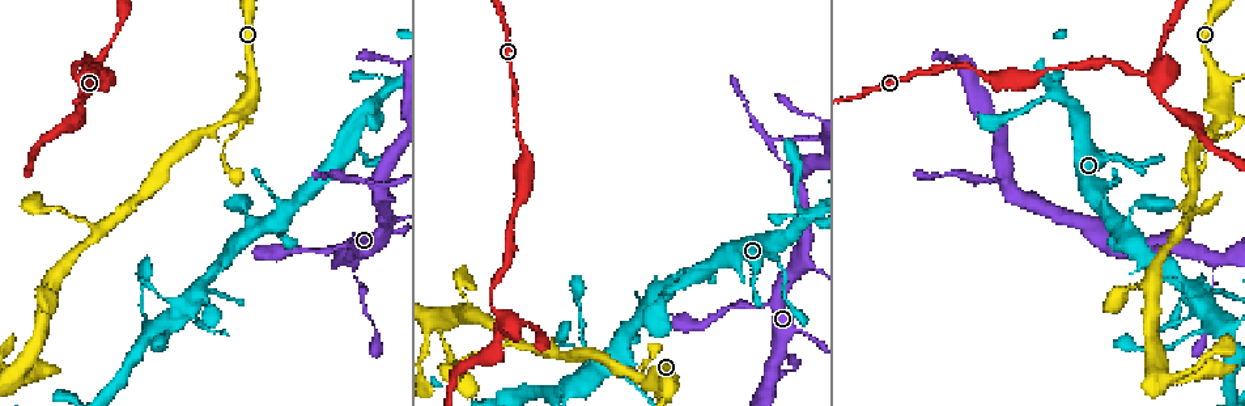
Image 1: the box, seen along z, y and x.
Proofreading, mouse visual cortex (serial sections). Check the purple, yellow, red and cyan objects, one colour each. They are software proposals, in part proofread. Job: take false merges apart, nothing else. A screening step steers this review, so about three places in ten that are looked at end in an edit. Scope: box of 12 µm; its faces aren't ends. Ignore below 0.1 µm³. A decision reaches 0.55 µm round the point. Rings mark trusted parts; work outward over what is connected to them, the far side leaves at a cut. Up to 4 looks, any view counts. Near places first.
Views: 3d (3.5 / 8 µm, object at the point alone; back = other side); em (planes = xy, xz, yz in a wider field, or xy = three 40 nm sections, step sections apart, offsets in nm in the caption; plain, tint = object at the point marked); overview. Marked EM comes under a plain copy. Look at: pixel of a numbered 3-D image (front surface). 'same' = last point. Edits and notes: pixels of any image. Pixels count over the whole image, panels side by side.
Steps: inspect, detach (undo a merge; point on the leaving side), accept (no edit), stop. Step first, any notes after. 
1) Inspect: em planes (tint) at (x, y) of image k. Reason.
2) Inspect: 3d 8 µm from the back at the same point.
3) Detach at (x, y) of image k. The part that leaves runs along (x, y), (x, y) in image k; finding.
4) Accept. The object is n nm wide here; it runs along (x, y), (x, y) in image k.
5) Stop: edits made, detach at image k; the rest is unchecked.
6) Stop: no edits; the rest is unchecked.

Inspect: 3d 3.5 µm at (243, 106) of image 1. Abrupt turn.

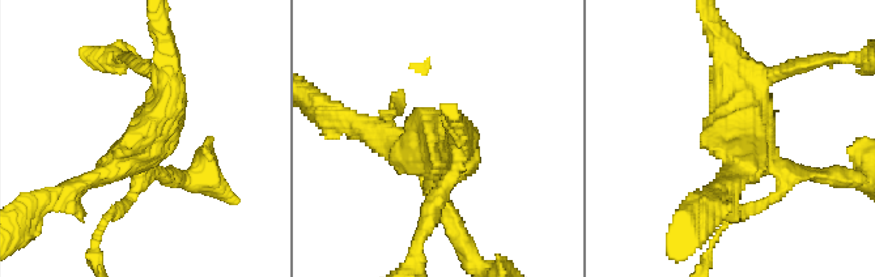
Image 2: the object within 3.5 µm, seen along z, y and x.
Inspect: em planes (tint) at (439, 154) of image 2. 3 arms meet here; the arms are 200, 250, 400 nm wide; need the tissue.

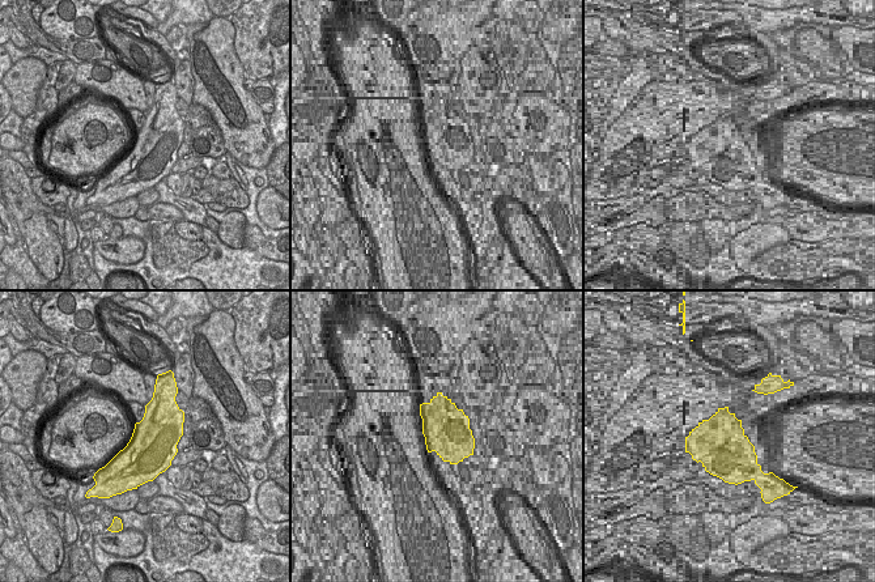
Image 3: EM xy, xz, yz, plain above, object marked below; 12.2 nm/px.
Accept. It runs along (168, 62), (148, 141), (75, 190) in image 2; all the same cell.

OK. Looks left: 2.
Inspect: 3d 3.5 µm at (211, 293) of image 1. Calibre changes.

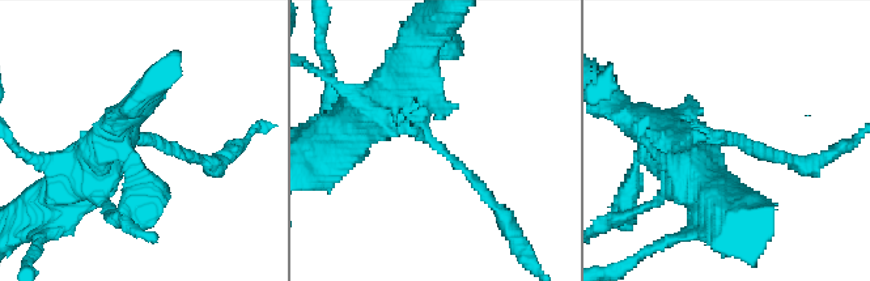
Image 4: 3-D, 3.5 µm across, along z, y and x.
Inspect: em xy step 3 (tint) at (427, 134) of image 4. Now the EM.

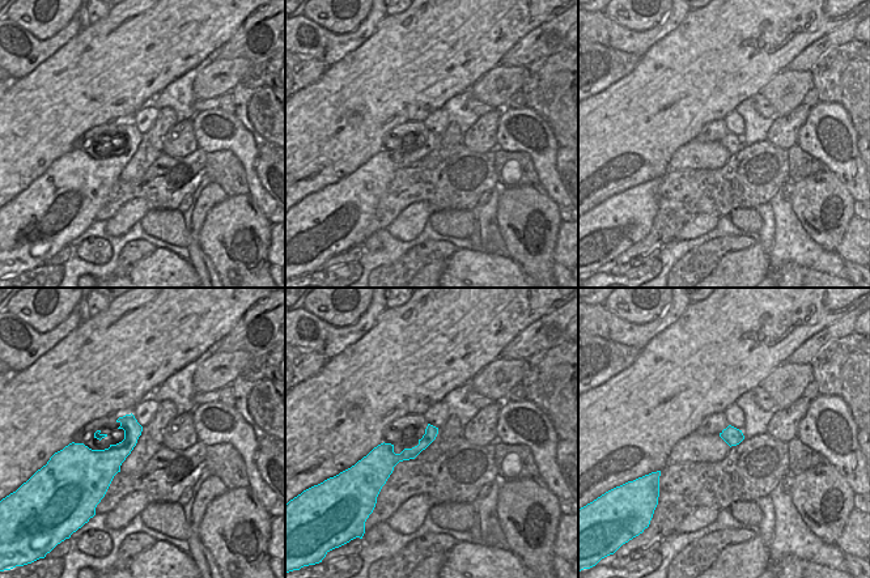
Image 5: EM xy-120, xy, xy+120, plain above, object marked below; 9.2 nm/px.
Accept. The arms are 150, 400 nm wide; it runs along (408, 66), (424, 132), (484, 195) in image 4; one cell here.

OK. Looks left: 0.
Stop: no edits; the rest is unchecked.

